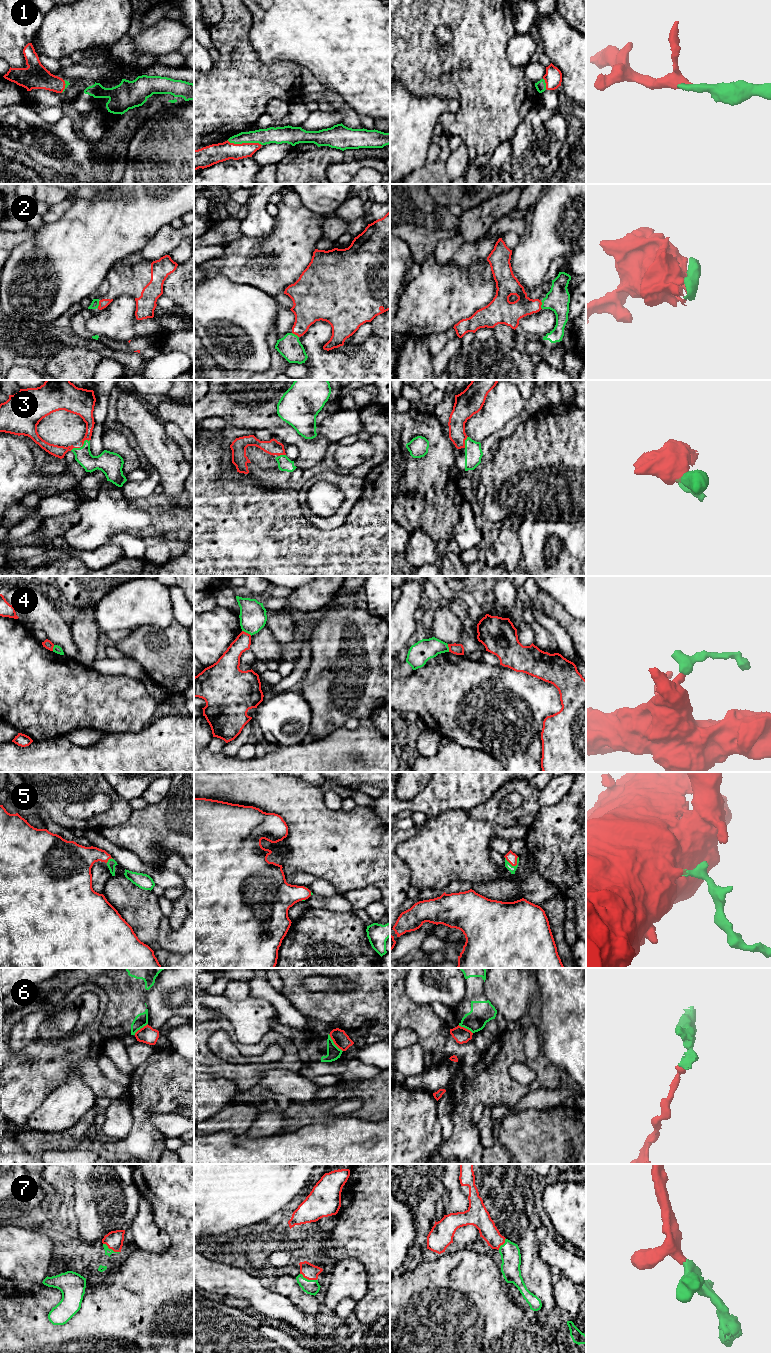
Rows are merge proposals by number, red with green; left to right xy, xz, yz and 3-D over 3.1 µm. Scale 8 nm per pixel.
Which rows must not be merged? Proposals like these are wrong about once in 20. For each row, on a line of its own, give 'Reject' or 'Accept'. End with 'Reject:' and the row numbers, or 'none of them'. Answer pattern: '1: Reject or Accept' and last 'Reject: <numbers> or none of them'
1: Accept
2: Accept
3: Accept
4: Reject
5: Accept
6: Reject
7: Accept
Reject: 4, 6

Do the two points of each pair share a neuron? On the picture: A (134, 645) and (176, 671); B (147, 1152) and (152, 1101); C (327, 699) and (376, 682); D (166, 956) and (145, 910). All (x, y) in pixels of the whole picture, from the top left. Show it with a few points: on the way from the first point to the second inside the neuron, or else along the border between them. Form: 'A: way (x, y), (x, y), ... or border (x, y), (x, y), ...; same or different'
A: way (144, 645), (166, 664); same
B: way (144, 1139), (143, 1114); same
C: way (339, 687), (343, 683), (364, 683); same
D: border (154, 950), (166, 949), (183, 954); different

